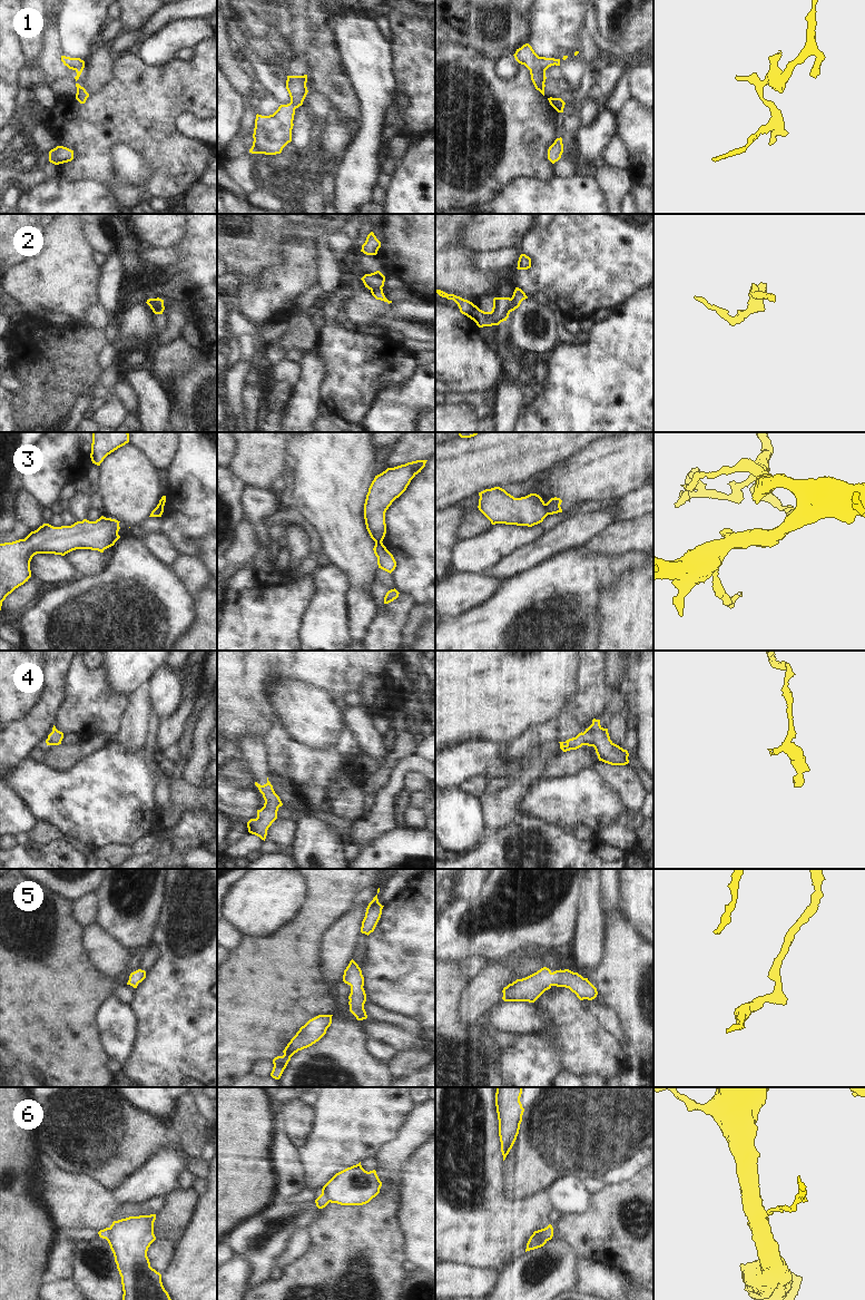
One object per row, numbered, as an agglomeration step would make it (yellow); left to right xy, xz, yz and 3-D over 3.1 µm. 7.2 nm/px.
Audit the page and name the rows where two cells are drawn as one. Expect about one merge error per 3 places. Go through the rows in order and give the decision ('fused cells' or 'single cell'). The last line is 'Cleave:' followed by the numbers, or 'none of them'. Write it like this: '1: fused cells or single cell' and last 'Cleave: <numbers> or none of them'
1: single cell
2: fused cells
3: fused cells
4: single cell
5: single cell
6: fused cells
Cleave: 2, 3, 6

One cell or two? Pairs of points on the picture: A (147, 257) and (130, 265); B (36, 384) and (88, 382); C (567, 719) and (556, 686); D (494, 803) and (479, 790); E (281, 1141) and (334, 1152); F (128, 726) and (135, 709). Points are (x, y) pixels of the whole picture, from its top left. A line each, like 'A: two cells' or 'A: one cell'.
A: two cells
B: one cell
C: two cells
D: two cells
E: two cells
F: one cell

